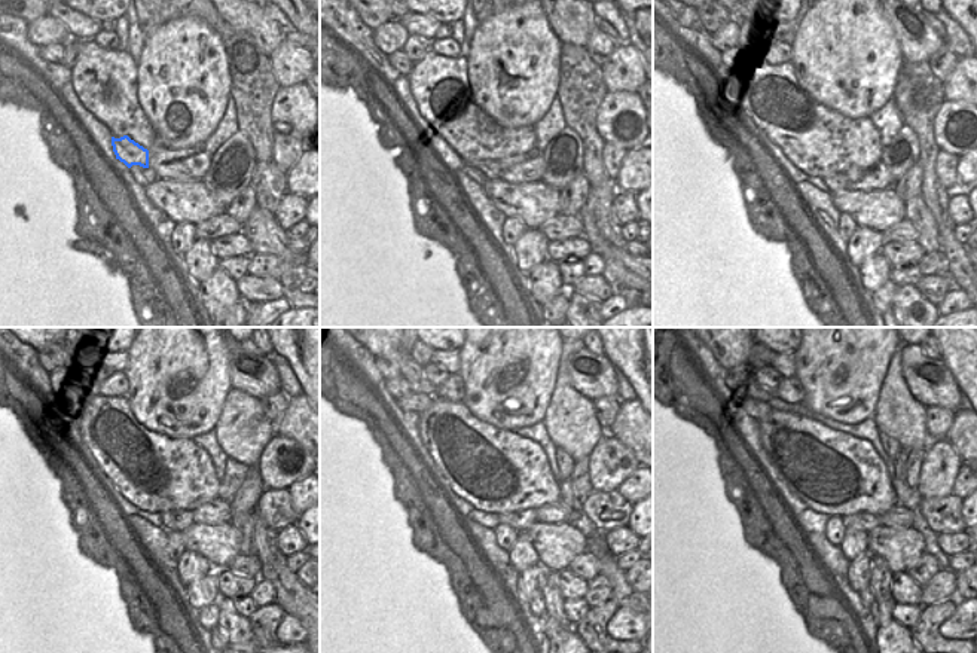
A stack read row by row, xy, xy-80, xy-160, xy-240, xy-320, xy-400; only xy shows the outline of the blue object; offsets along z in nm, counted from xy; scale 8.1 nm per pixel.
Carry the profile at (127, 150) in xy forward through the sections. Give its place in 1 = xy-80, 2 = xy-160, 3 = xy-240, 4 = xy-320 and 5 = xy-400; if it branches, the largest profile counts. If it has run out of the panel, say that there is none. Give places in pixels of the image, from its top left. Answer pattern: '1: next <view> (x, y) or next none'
1: next xy-80 (491, 170)
2: next xy-160 (839, 182)
3: next xy-240 (179, 519)
4: next xy-320 (519, 521)
5: next xy-400 (867, 522)

